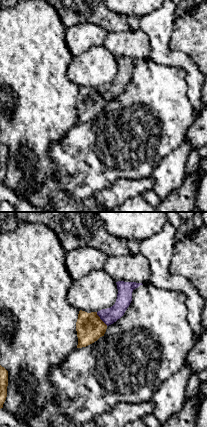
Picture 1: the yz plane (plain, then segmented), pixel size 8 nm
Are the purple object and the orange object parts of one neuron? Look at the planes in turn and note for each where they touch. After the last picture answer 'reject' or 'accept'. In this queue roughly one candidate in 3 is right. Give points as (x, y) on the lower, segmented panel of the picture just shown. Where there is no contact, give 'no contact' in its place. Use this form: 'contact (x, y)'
contact (101, 319)

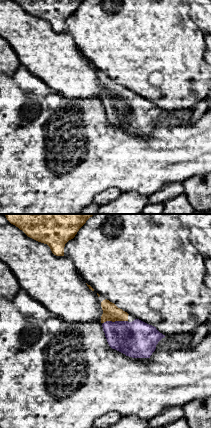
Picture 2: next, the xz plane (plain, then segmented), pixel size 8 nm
contact (115, 321)

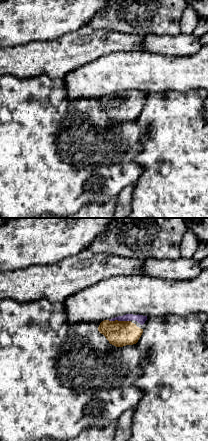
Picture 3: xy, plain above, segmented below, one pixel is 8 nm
contact (119, 320)

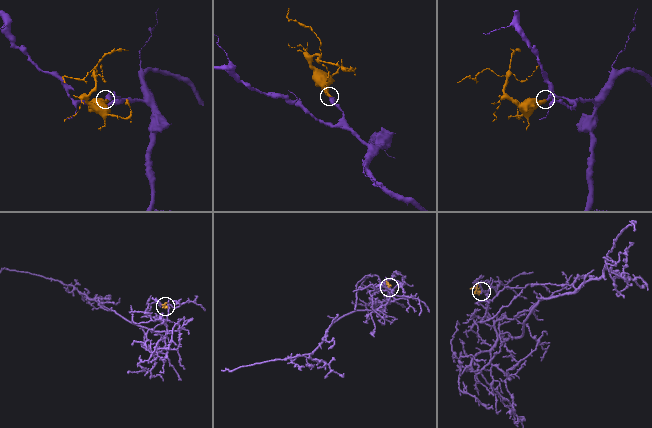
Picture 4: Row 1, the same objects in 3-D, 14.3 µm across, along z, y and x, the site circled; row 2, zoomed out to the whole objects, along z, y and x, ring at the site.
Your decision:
accept

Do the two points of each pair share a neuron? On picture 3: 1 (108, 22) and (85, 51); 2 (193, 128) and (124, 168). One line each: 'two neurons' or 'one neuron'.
1: two neurons
2: two neurons

